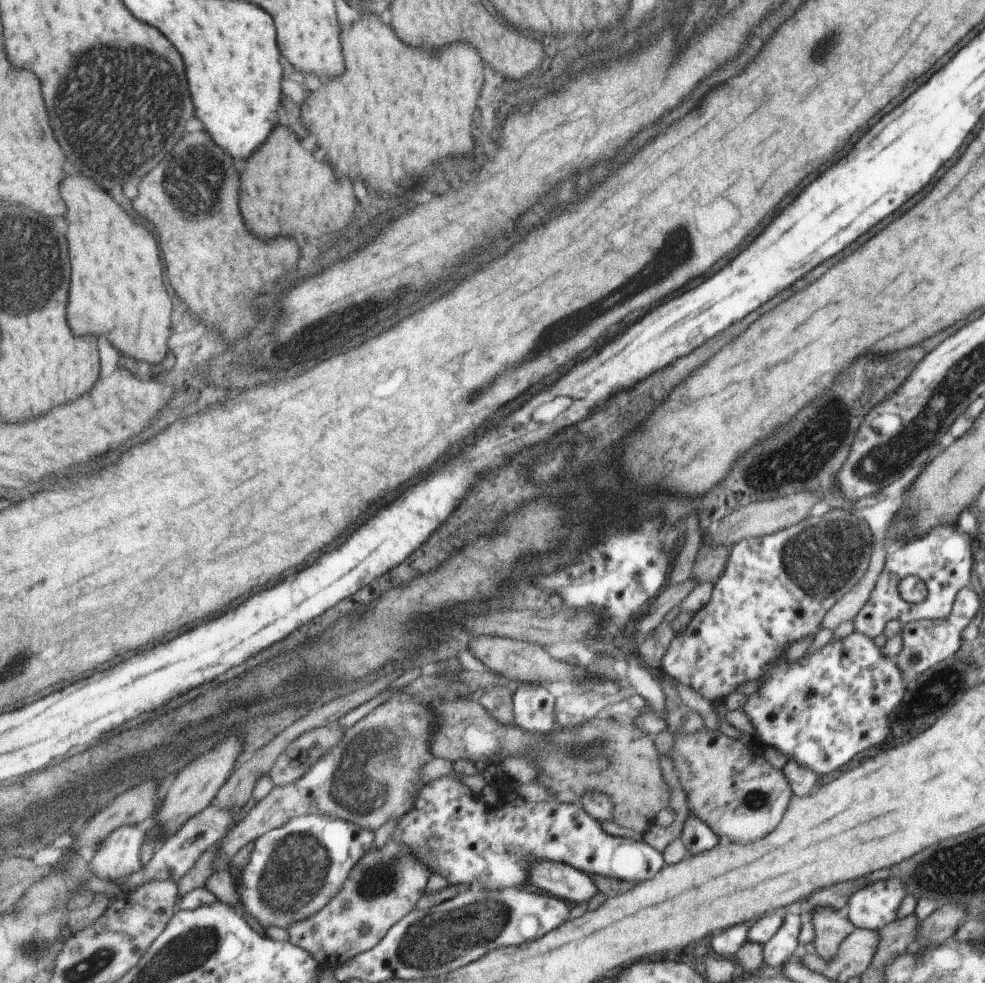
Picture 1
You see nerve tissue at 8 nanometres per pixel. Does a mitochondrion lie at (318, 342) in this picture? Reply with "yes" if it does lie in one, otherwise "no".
yes

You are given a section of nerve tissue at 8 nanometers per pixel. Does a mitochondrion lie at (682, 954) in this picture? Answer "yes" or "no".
no

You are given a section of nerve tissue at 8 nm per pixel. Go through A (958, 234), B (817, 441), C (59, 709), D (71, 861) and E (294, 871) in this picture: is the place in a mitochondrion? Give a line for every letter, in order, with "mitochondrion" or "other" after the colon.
A: other
B: mitochondrion
C: other
D: other
E: mitochondrion

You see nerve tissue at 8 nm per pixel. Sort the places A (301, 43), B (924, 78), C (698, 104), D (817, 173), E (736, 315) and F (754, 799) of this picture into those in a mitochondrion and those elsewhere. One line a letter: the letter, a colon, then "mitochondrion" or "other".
A: other
B: other
C: other
D: other
E: other
F: mitochondrion

